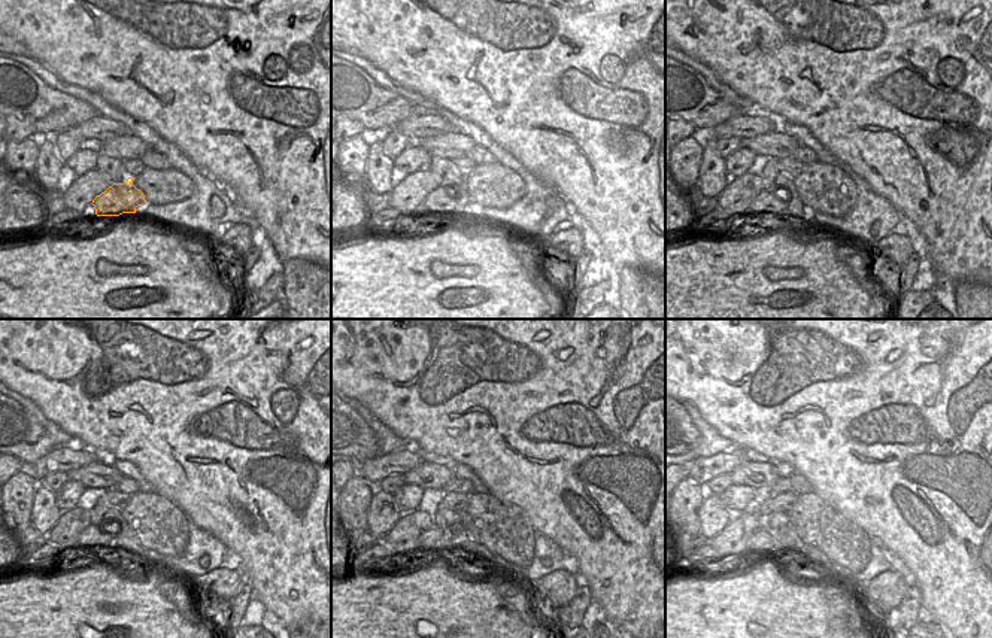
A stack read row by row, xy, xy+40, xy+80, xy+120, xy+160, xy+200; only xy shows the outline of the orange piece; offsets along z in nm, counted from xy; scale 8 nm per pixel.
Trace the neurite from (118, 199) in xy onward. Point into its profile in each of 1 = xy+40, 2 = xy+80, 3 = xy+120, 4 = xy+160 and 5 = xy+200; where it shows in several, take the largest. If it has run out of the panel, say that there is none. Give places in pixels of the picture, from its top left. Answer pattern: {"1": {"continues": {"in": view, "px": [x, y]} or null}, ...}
{"1": {"continues": {"in": "xy+40", "px": [449, 201]}}, "2": {"continues": {"in": "xy+80", "px": [774, 201]}}, "3": {"continues": {"in": "xy+120", "px": [99, 537]}}, "4": {"continues": {"in": "xy+160", "px": [433, 540]}}, "5": {"continues": {"in": "xy+200", "px": [761, 543]}}}

